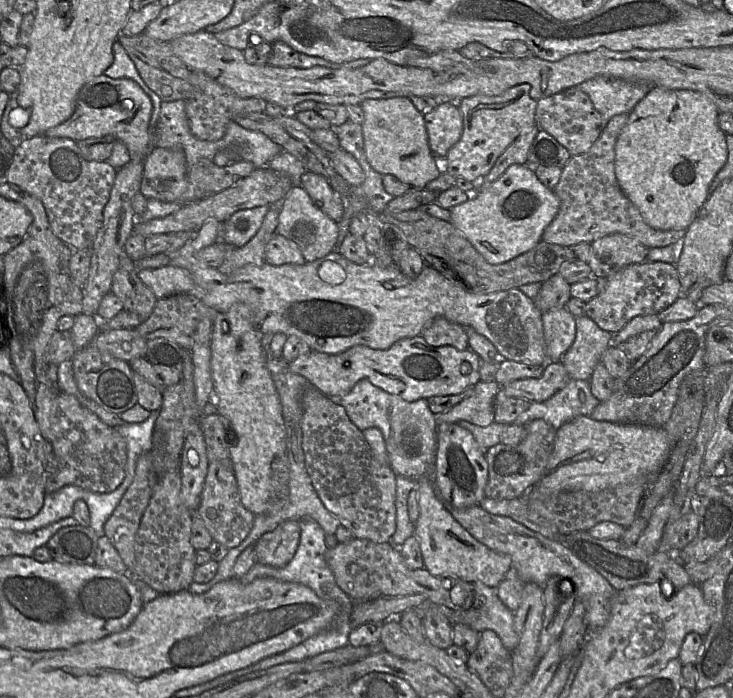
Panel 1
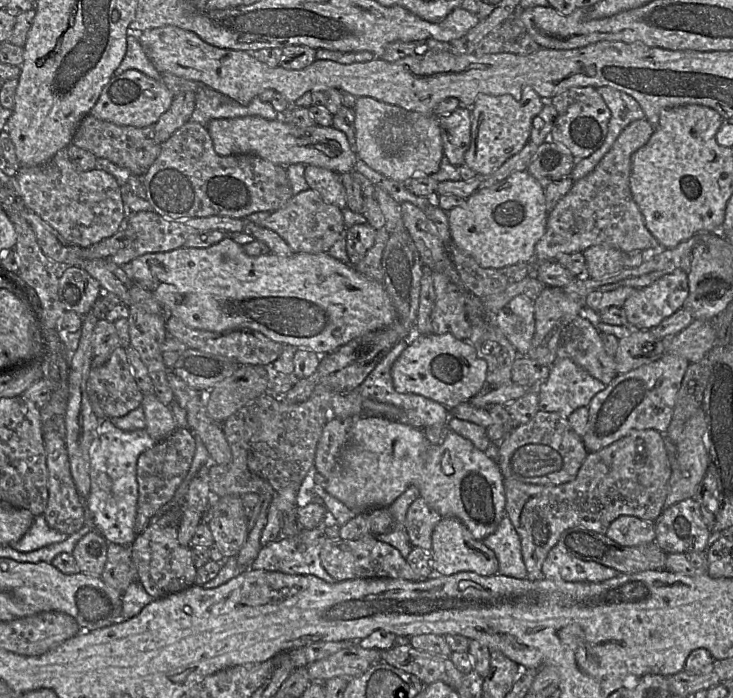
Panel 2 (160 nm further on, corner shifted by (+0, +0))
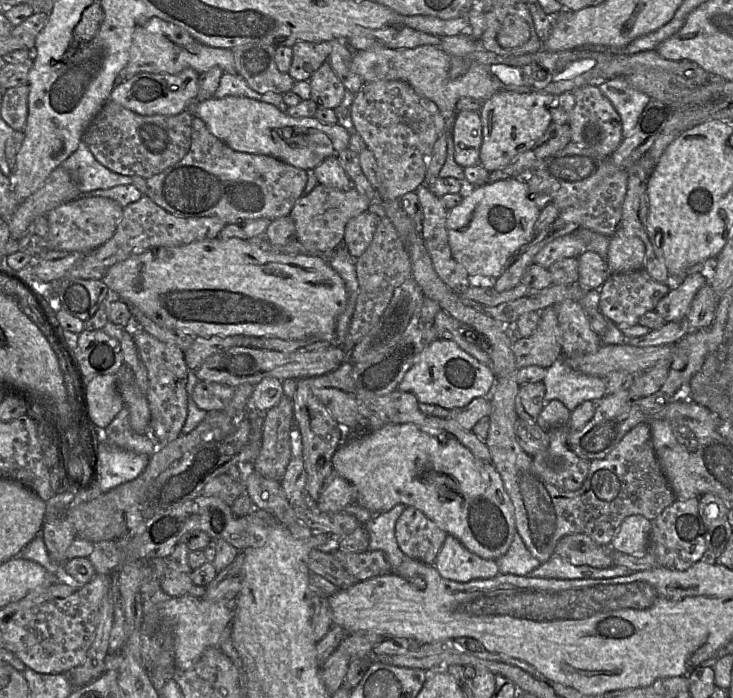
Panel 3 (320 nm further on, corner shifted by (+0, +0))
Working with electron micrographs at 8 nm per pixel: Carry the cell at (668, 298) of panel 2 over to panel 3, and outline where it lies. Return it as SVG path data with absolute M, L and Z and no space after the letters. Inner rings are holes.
M701 273L687 275L681 284L670 291L657 303L655 311L668 323L686 318L690 311L691 303L698 290L707 283Z

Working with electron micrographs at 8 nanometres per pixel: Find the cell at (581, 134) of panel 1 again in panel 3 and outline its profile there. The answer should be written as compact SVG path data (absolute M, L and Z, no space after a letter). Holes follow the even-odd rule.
M585 85L572 93L575 105L567 123L571 129L571 142L597 154L610 156L623 140L620 115L597 85Z

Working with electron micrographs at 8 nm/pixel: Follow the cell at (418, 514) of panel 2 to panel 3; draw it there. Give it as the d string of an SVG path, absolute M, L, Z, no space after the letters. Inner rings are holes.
M407 506L397 520L395 535L407 557L434 565L448 534L421 510Z

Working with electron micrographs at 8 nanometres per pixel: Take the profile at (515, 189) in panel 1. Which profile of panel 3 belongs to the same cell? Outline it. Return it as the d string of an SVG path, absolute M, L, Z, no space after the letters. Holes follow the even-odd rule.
M508 178L498 180L493 183L487 183L479 187L468 186L468 189L465 191L465 195L462 202L459 205L450 209L447 215L446 227L453 258L467 270L469 276L471 277L486 276L486 277L493 277L495 279L499 278L502 272L504 271L510 258L522 246L530 243L535 238L534 226L540 215L540 212L541 210L528 198L528 185L527 182L524 180L519 180L517 178Z

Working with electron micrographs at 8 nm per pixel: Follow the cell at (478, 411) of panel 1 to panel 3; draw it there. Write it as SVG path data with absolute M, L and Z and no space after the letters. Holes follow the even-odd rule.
M450 534L447 535L434 566L442 577L458 582L489 579L500 574L495 560L470 552Z

